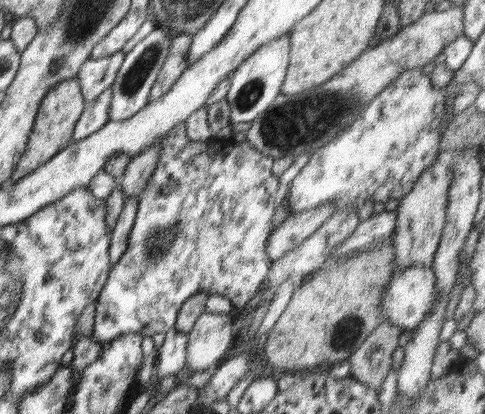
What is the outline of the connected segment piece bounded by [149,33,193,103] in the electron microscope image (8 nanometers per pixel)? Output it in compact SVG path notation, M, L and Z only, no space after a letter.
M188 33L174 34L169 46L169 55L158 73L156 82L152 85L149 94L150 103L162 99L162 96L172 88L184 70L189 67L187 52L192 39L193 35Z

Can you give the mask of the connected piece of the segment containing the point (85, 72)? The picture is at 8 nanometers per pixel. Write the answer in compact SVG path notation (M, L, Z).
M120 50L107 57L89 58L80 68L79 80L85 103L96 100L107 88L111 88L123 63L124 53Z

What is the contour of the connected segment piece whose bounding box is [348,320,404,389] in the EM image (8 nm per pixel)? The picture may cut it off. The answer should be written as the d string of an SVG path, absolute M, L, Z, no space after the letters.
M386 320L380 323L349 356L350 376L370 388L380 388L390 372L392 355L399 346L398 339L403 331L403 327Z

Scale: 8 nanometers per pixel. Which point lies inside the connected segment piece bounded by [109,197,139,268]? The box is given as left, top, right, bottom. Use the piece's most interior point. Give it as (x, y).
(120, 235)

